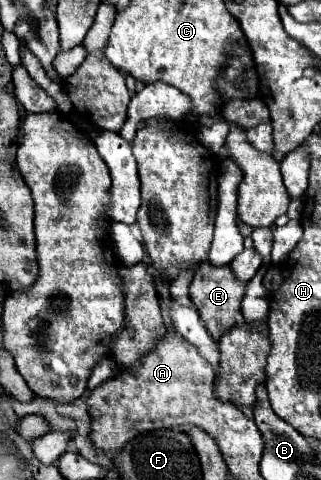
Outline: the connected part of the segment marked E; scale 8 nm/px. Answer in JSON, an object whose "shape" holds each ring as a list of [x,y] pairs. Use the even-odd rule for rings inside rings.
{"shape":[[[202,261],[198,267],[196,267],[196,273],[194,273],[194,281],[190,285],[190,297],[192,297],[192,303],[196,305],[208,333],[218,341],[224,333],[228,333],[236,323],[238,323],[238,317],[240,317],[240,305],[242,305],[242,299],[244,299],[244,291],[246,291],[248,283],[242,283],[236,279],[234,271],[230,269],[230,265],[222,265],[222,267],[216,267],[208,261]]]}

